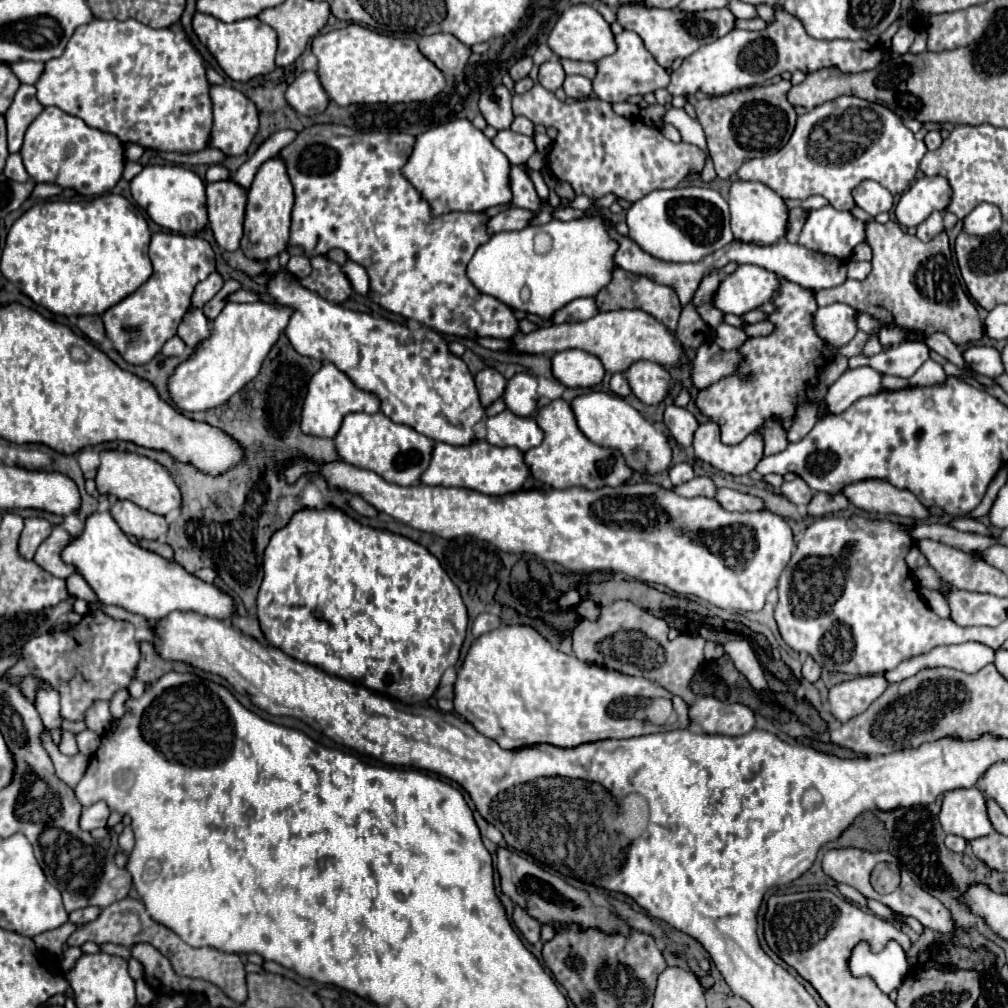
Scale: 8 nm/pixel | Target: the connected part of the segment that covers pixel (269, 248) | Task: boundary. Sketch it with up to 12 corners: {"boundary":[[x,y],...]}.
{"boundary":[[268,158],[248,190],[242,250],[278,256],[294,196],[284,160]]}

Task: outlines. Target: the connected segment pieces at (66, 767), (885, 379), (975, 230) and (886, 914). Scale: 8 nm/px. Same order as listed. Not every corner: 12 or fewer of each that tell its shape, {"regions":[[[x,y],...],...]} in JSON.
{"regions":[[[44,732],[44,748],[56,776],[70,788],[82,780],[90,758],[64,756]],[[882,376],[882,386],[886,390],[908,388],[906,378]],[[980,204],[964,218],[964,232],[986,236],[1002,226],[998,206]],[[879,901],[867,907],[880,917],[897,921],[894,912]]]}

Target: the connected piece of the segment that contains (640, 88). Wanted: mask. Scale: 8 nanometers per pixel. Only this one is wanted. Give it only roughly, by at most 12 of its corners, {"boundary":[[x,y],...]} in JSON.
{"boundary":[[636,32],[616,36],[618,50],[598,64],[592,82],[604,102],[666,88]]}

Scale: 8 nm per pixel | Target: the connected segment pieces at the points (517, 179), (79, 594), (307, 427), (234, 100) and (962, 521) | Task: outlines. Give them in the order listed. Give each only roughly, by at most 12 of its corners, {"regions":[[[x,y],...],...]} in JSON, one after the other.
{"regions":[[[512,166],[512,202],[488,208],[492,217],[513,207],[540,208],[534,184],[522,166]],[[74,572],[66,578],[68,594],[96,602],[88,582]],[[326,362],[310,380],[304,434],[334,438],[342,418],[380,410],[356,388]],[[210,88],[212,148],[248,150],[258,108],[240,90]],[[952,518],[948,526],[964,532],[990,534],[974,518]]]}

